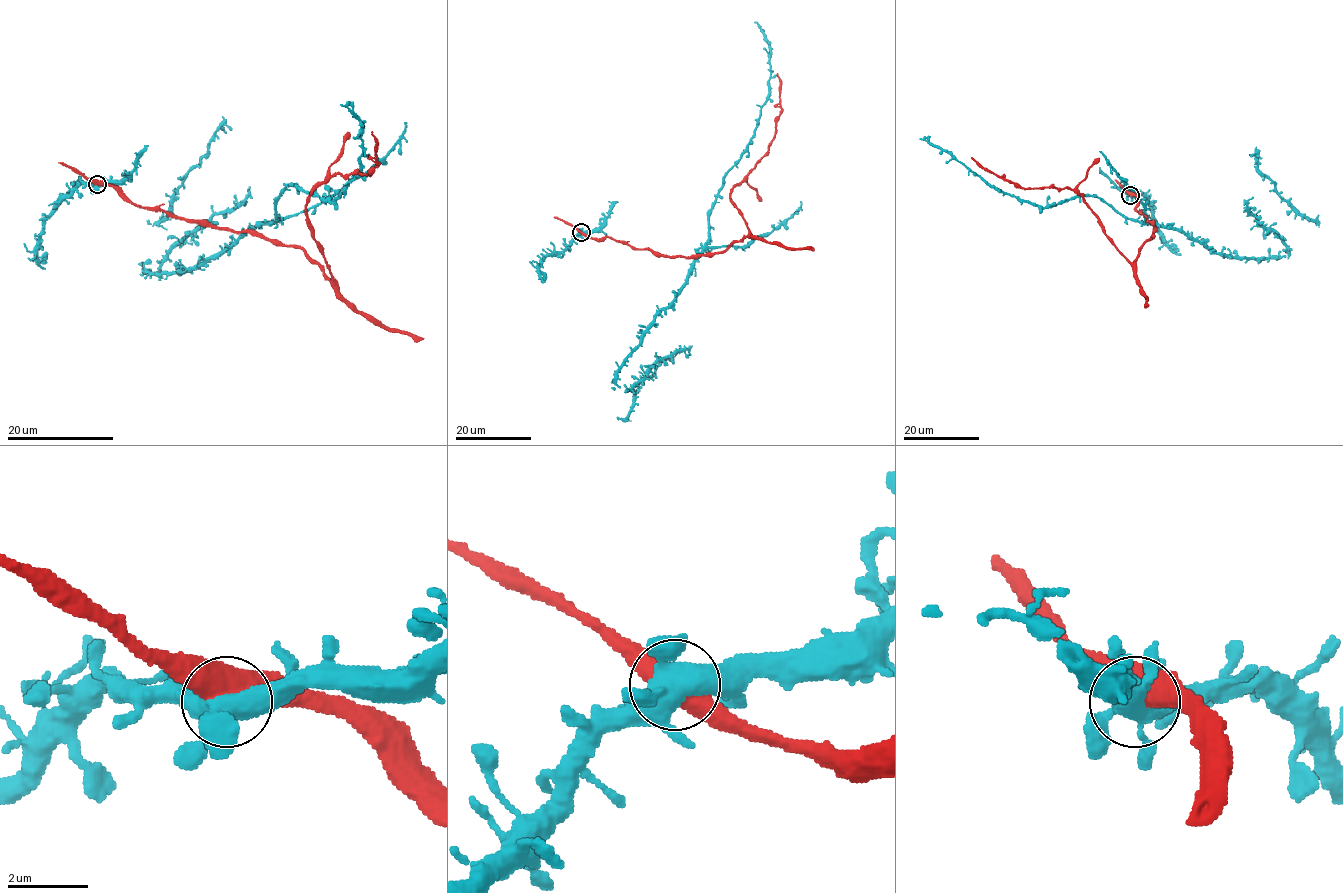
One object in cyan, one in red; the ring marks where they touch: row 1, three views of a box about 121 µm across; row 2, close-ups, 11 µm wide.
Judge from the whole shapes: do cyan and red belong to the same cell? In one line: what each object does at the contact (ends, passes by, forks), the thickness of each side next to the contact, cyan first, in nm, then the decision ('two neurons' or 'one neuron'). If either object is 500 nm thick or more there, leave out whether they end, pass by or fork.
calibres 500 and 550 nm; two neurons

